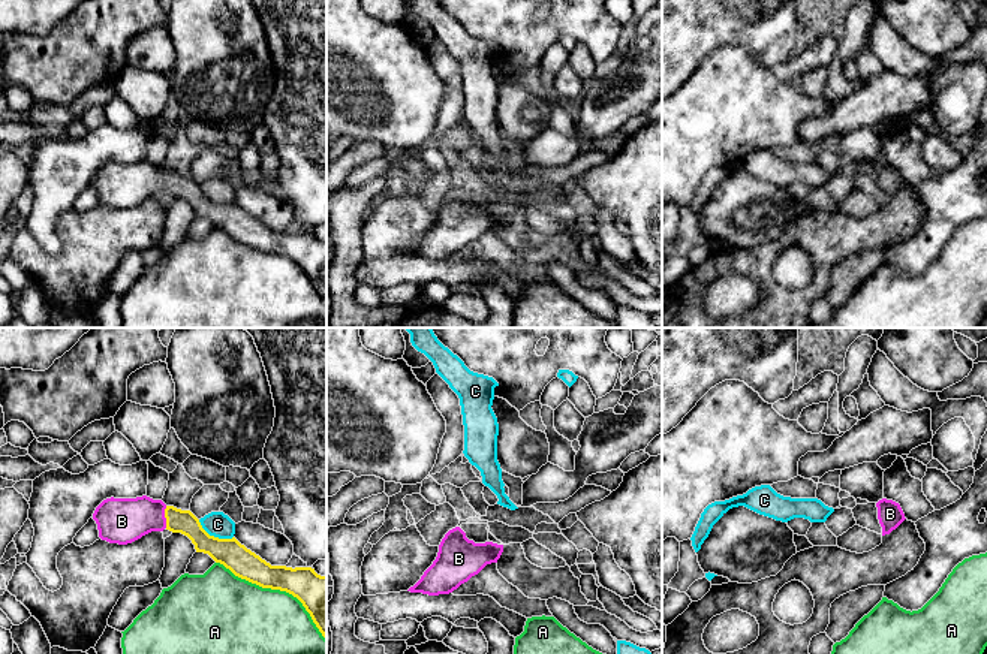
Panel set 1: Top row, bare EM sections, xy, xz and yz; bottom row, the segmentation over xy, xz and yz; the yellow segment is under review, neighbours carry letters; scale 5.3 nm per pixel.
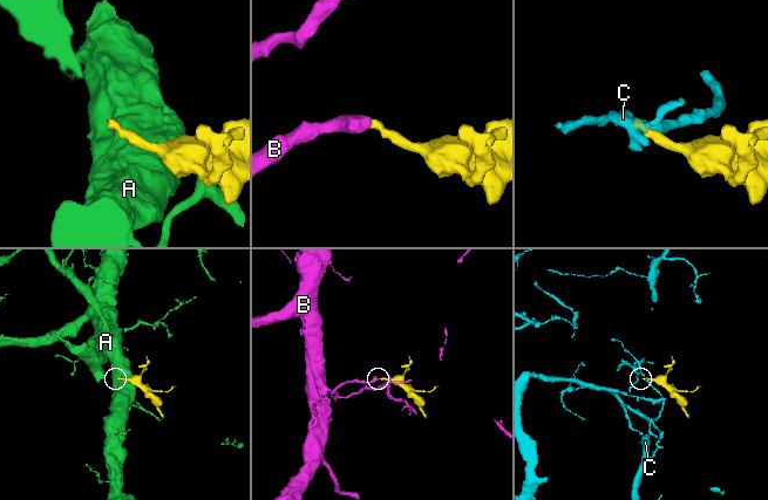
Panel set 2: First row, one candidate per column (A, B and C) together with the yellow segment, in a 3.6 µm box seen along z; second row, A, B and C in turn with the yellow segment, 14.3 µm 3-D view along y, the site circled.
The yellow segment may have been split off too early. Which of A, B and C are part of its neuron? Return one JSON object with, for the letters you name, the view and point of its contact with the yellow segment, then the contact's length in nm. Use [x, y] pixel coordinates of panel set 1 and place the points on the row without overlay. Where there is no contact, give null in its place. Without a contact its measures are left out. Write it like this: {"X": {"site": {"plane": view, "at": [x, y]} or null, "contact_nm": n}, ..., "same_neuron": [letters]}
{"B": {"site": {"plane": "xy", "at": [165, 181]}, "contact_nm": 120}, "same_neuron": ["B"]}

